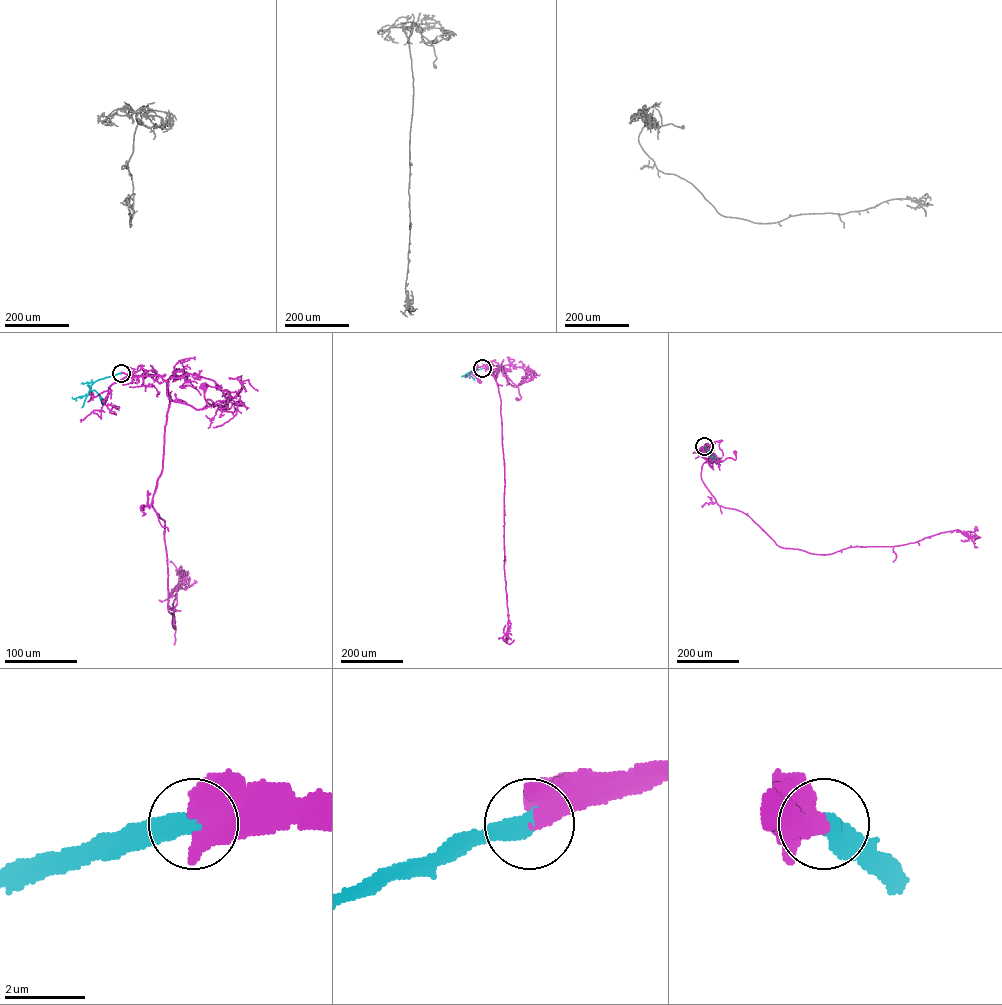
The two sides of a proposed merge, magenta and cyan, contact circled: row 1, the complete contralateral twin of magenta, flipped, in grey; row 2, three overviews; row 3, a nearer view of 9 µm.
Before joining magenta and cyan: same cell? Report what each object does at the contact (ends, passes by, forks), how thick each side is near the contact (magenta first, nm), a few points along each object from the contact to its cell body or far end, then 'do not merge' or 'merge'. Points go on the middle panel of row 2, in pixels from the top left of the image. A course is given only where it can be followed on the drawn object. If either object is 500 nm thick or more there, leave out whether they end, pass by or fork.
440 nm thick on the magenta side, 500 nm on the other; magenta runs (482, 368), (500, 367), (502, 374), (518, 388), (521, 397), (517, 399); cyan runs (482, 368), (468, 373), (474, 380); merge

